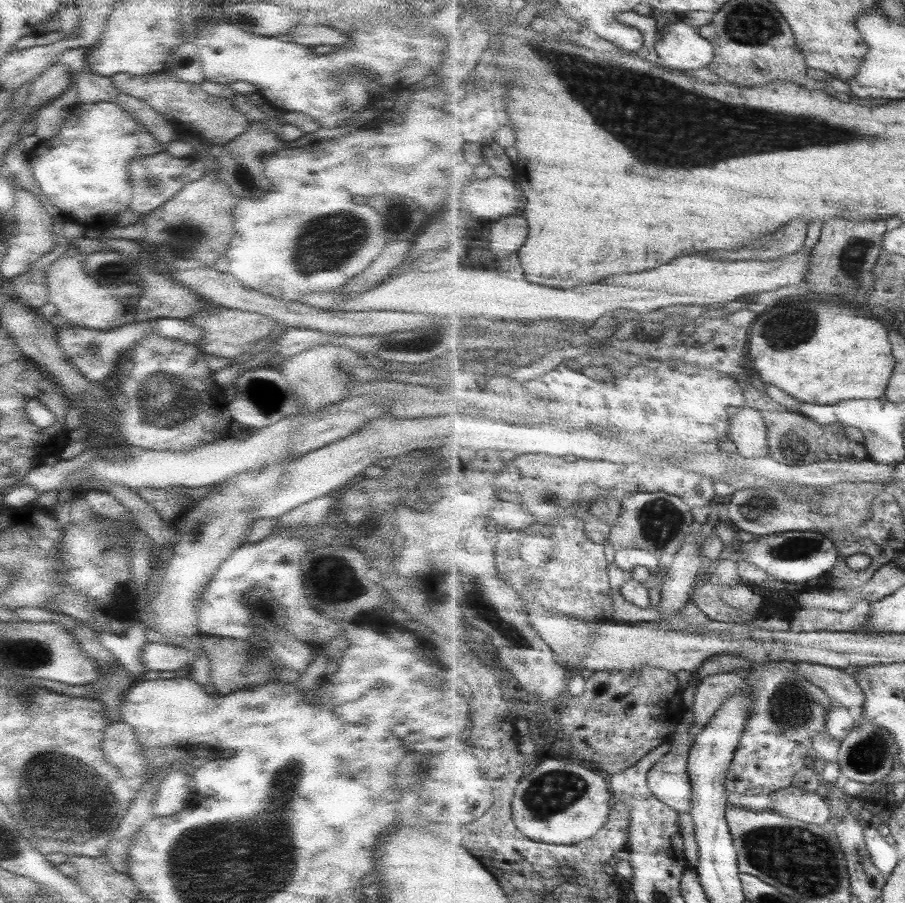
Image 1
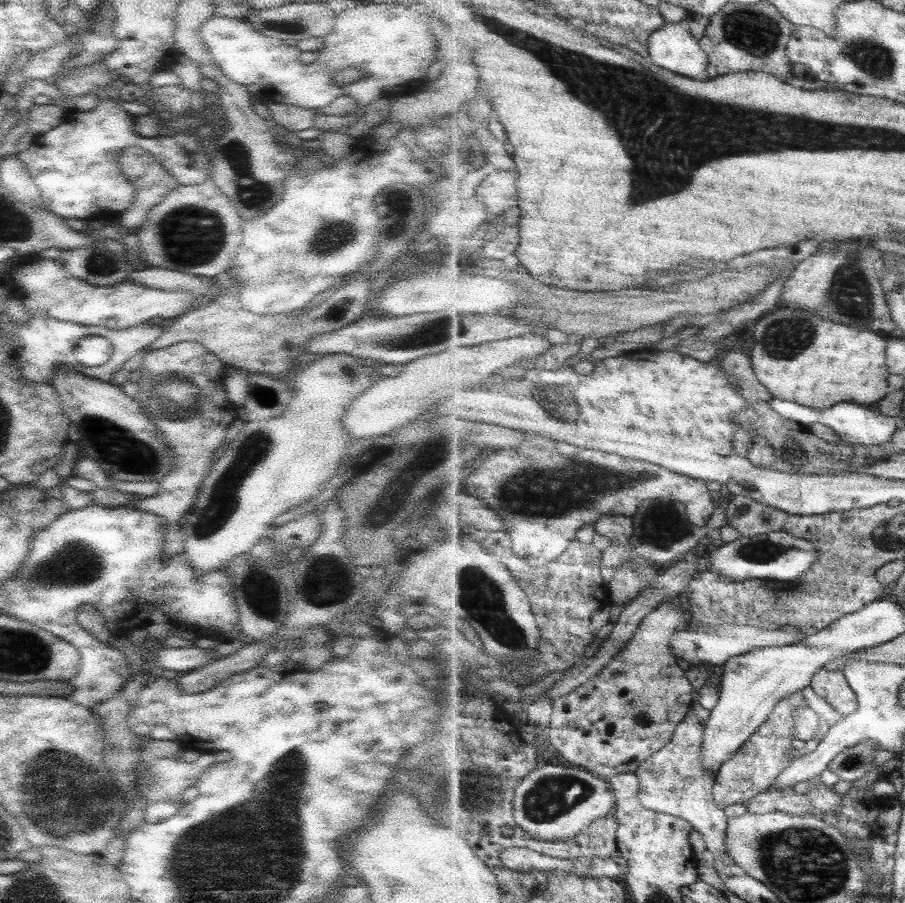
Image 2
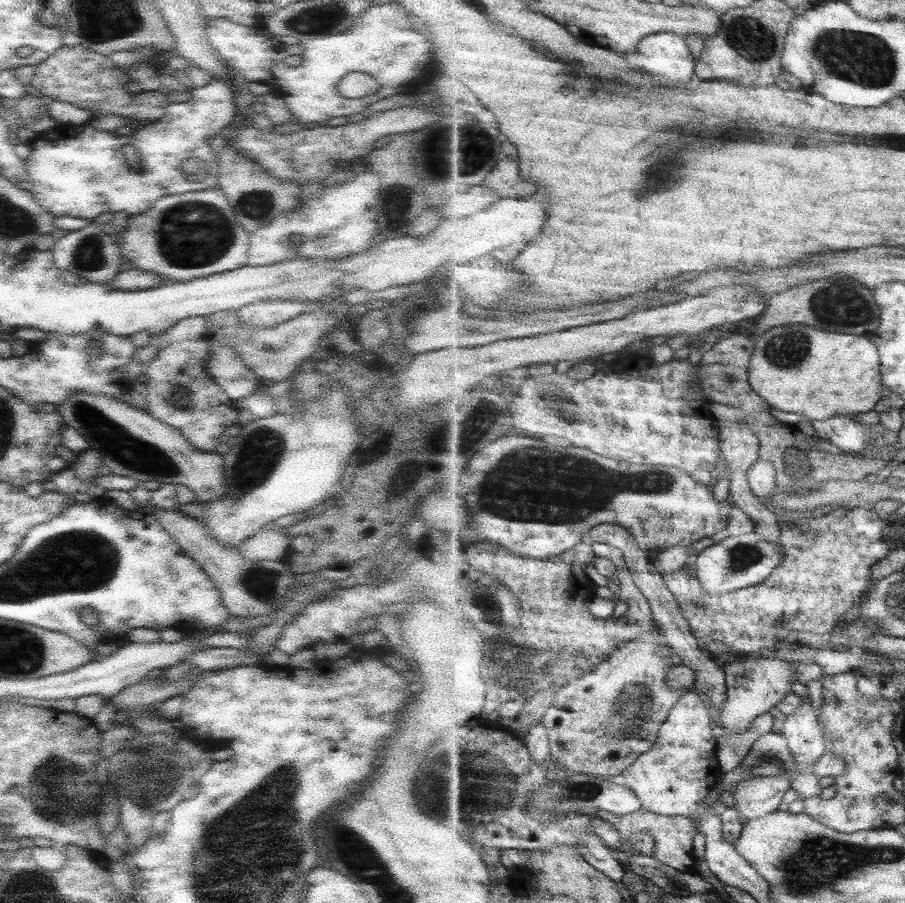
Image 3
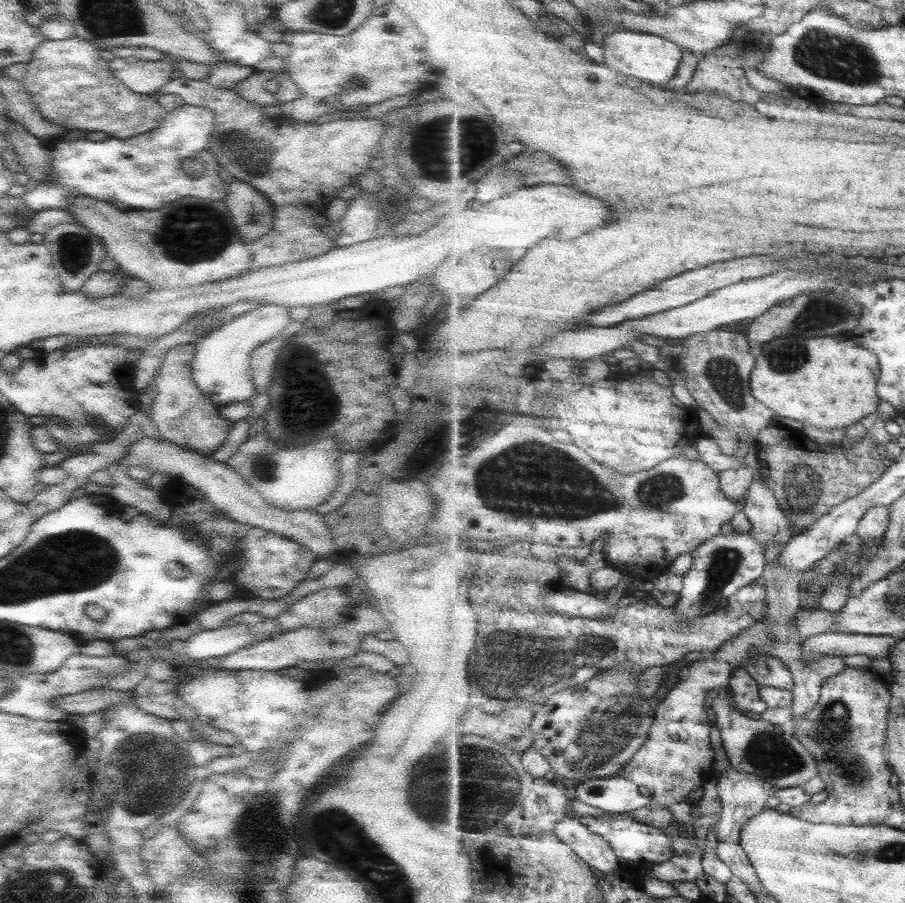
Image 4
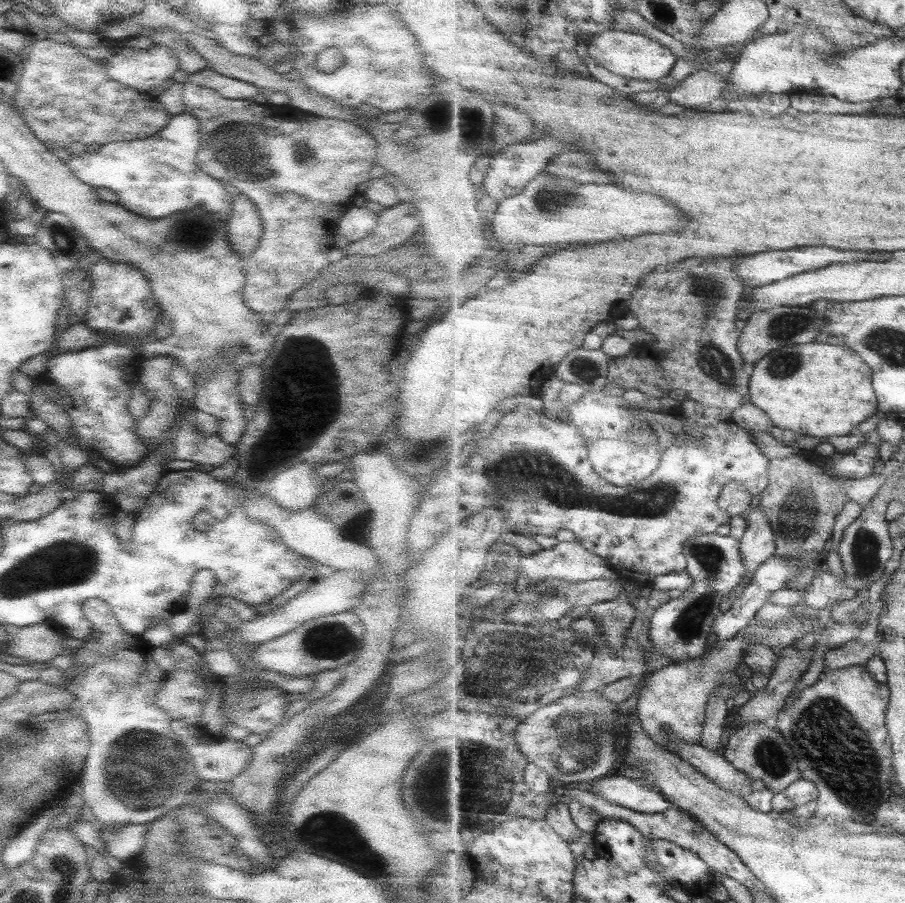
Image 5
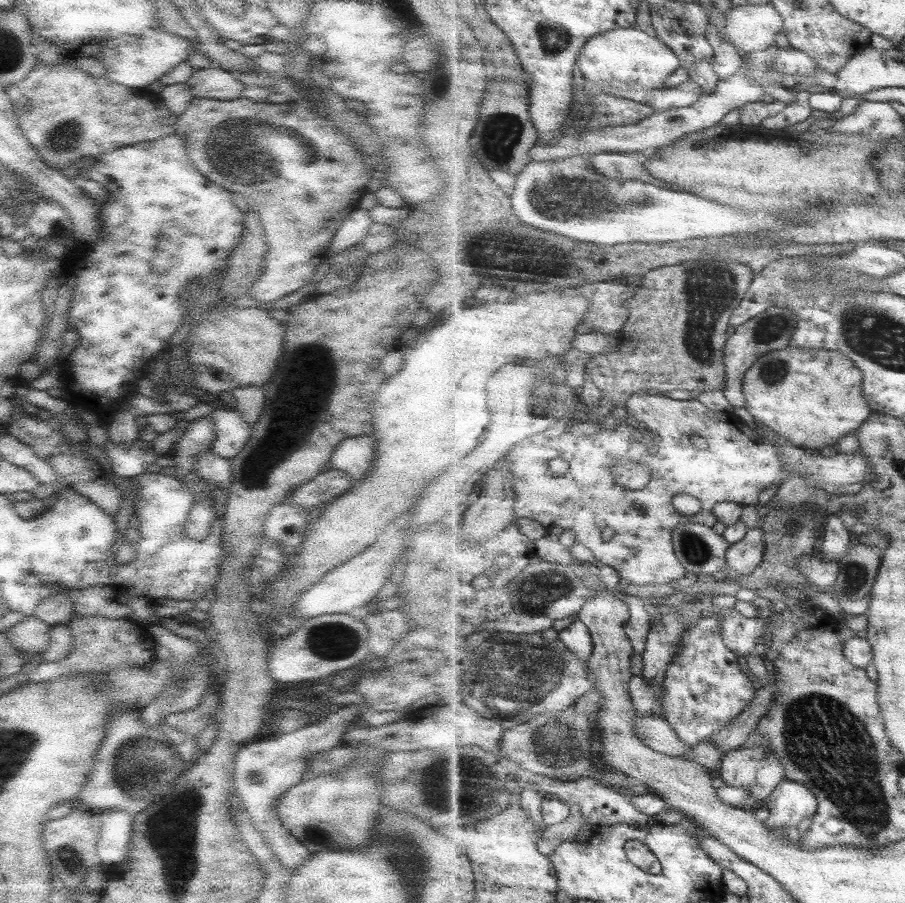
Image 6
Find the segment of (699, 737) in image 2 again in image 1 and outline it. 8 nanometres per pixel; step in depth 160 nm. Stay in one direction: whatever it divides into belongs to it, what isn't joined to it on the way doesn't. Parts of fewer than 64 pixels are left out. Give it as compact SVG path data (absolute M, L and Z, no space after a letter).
M689 729L677 733L670 741L671 748L651 768L647 775L651 792L661 802L680 814L689 813L692 807L692 784L687 768L694 738Z

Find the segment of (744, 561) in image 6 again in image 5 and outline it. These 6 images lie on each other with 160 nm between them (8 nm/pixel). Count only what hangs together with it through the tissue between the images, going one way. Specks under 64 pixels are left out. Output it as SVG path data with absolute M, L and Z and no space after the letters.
M756 503L747 513L748 527L741 540L742 556L745 557L746 579L735 588L735 593L740 596L750 585L752 576L757 569L765 564L776 554L777 543L775 540L775 530L767 515Z

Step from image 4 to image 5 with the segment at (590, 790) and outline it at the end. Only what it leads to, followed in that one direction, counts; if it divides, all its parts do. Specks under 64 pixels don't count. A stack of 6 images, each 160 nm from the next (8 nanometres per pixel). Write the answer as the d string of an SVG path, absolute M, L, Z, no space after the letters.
M609 776L593 783L591 790L613 804L645 814L659 814L668 811L672 802L655 788L643 787L643 782Z

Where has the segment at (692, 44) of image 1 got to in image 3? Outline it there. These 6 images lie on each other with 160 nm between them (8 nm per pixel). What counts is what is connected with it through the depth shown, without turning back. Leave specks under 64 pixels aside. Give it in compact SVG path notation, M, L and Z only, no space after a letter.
M658 32L646 36L641 40L634 53L622 53L628 64L633 69L645 72L657 84L667 84L669 88L677 84L685 84L693 78L697 62L685 44L685 36L677 36L672 32Z

